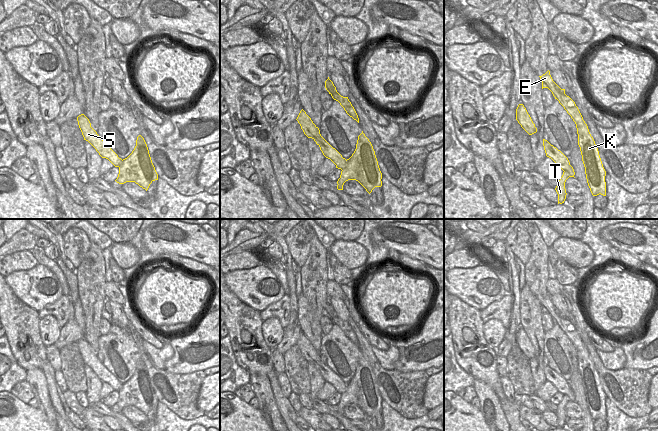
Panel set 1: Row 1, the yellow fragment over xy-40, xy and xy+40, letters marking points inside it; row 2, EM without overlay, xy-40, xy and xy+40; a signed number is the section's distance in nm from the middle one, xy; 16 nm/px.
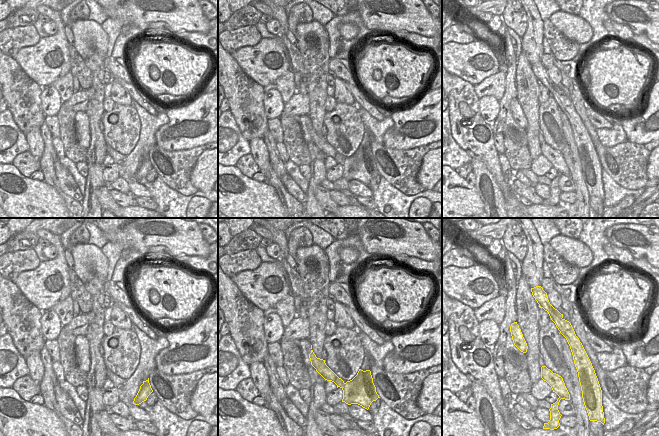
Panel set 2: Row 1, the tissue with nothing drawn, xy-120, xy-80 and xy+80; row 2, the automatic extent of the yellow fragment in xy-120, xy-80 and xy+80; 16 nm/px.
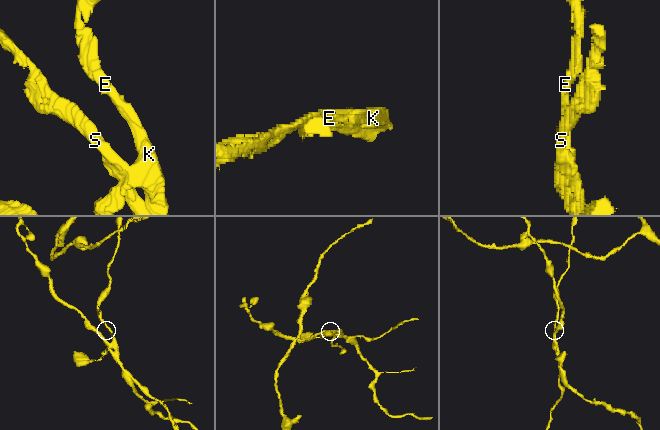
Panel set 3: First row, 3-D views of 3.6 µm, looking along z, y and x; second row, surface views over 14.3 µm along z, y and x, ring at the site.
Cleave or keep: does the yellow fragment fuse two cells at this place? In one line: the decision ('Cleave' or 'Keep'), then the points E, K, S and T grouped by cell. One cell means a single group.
Cleave. Groups: E K T / S

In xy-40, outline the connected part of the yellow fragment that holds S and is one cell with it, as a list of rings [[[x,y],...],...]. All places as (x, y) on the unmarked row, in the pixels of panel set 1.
[[[81,338],[77,341],[77,345],[84,364],[88,365],[102,382],[108,383],[115,391],[120,391],[123,384],[118,381],[91,351],[89,343],[84,338]]]

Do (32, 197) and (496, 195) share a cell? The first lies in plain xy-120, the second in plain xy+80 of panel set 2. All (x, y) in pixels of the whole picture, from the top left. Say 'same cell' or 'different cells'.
different cells

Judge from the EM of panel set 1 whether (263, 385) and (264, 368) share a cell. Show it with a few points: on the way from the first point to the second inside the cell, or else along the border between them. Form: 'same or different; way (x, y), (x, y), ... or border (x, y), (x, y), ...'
different; border (266, 374), (250, 375)

